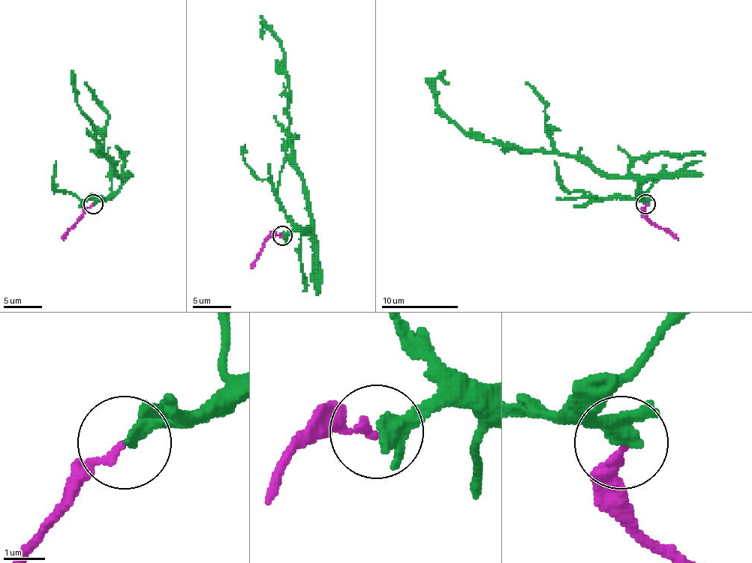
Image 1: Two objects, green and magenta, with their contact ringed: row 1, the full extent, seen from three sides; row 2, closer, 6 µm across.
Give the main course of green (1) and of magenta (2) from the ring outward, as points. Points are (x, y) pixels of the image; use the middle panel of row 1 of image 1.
1: (281, 235), (311, 227), (308, 193), (293, 166), (289, 147), (285, 60), (281, 43), (262, 25), (262, 39)
2: (281, 235), (272, 235), (264, 243), (253, 268)

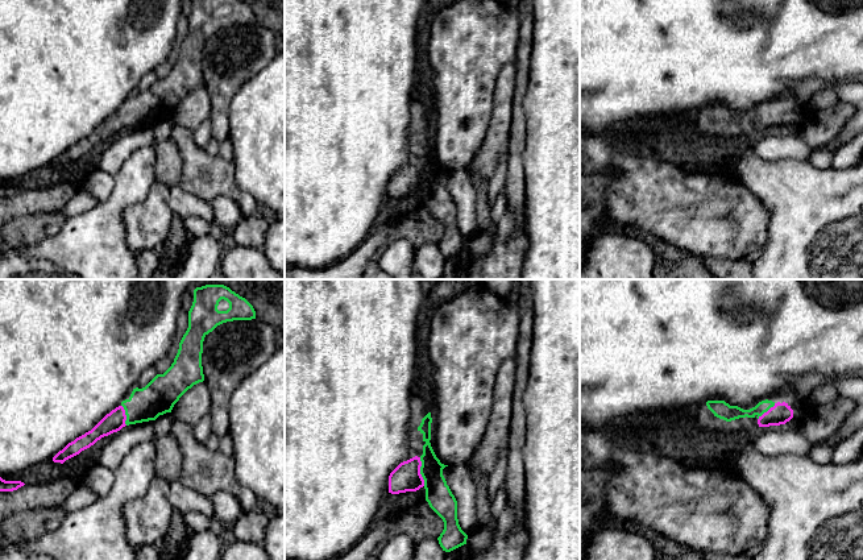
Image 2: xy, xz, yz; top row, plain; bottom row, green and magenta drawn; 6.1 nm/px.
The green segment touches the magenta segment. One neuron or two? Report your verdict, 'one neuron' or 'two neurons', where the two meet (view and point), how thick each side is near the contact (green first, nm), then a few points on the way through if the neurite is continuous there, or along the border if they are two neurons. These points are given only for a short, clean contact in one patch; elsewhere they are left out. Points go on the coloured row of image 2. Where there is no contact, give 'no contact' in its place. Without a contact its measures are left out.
one neuron; meets green in xz at (420, 472); 160 nm thick on the green side, 180 nm on the other; runs through xz (438, 494), (436, 488), (420, 472), (406, 477)

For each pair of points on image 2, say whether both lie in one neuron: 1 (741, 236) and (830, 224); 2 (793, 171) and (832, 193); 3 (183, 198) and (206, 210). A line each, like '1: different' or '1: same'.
1: different
2: same
3: same

